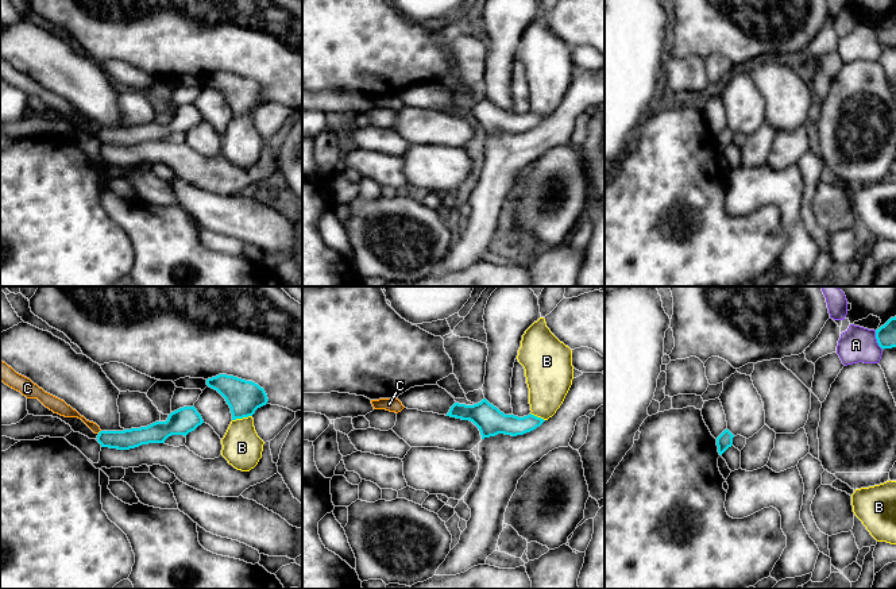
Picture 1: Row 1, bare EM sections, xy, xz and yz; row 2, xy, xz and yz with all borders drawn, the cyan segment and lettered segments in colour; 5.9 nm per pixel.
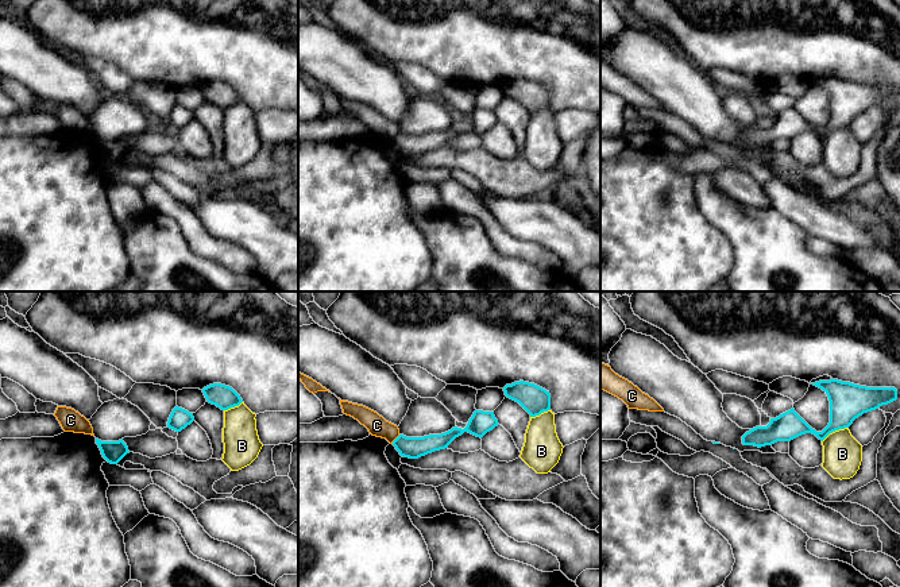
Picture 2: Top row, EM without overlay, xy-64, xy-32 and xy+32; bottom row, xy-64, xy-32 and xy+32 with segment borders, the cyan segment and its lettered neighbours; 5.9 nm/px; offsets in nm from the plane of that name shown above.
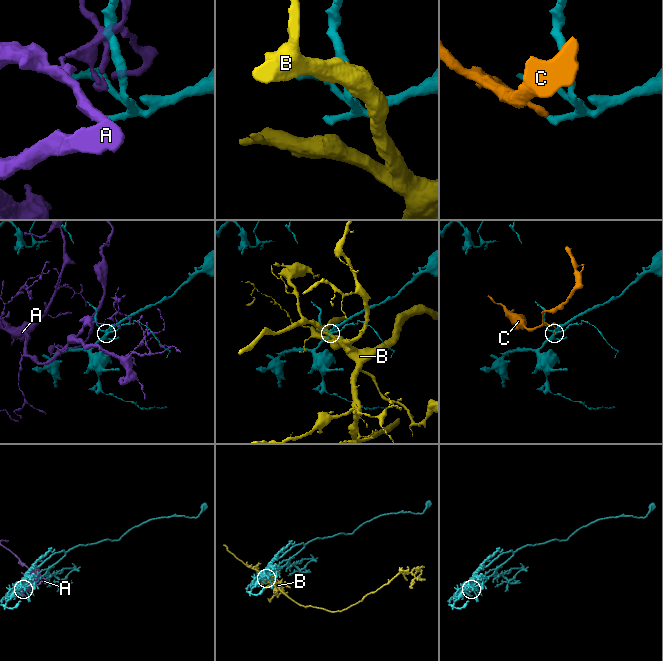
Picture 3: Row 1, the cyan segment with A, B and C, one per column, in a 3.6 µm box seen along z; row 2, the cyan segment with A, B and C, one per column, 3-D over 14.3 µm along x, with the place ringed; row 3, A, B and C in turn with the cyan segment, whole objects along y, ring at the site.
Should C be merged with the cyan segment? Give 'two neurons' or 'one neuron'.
two neurons

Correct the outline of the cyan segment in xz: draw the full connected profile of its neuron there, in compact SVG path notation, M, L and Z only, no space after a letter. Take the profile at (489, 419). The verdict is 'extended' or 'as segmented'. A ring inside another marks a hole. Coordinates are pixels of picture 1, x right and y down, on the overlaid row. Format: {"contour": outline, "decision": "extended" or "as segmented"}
{"contour": "M486 399L474 405L455 403L447 416L472 421L479 428L482 439L498 434L524 435L545 421L532 413L524 417L505 415Z", "decision": "as segmented"}

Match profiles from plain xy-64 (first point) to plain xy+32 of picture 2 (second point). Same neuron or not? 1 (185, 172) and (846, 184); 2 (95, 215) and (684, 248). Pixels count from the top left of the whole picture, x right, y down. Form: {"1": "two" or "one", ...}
{"1": "one", "2": "one"}

